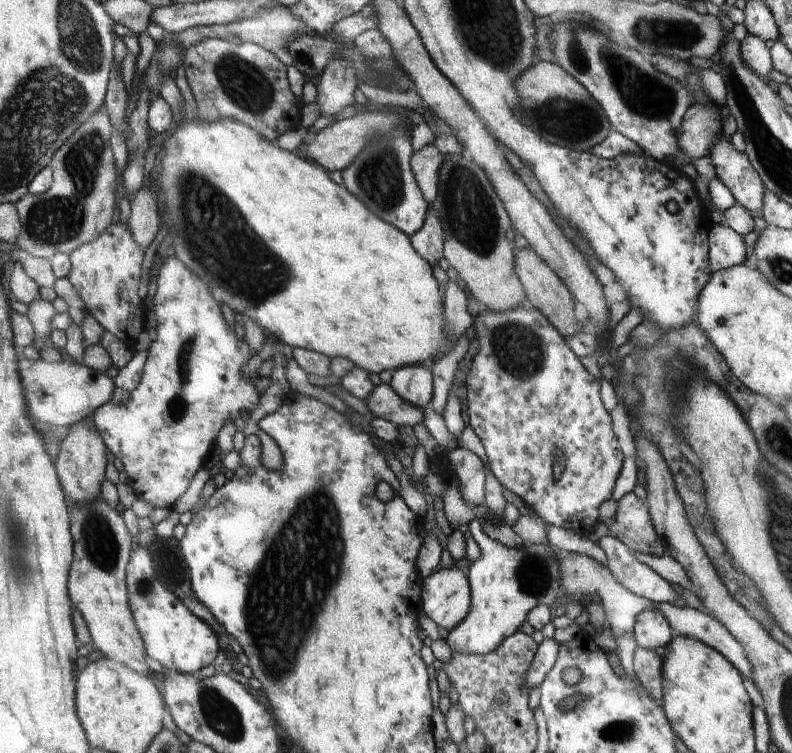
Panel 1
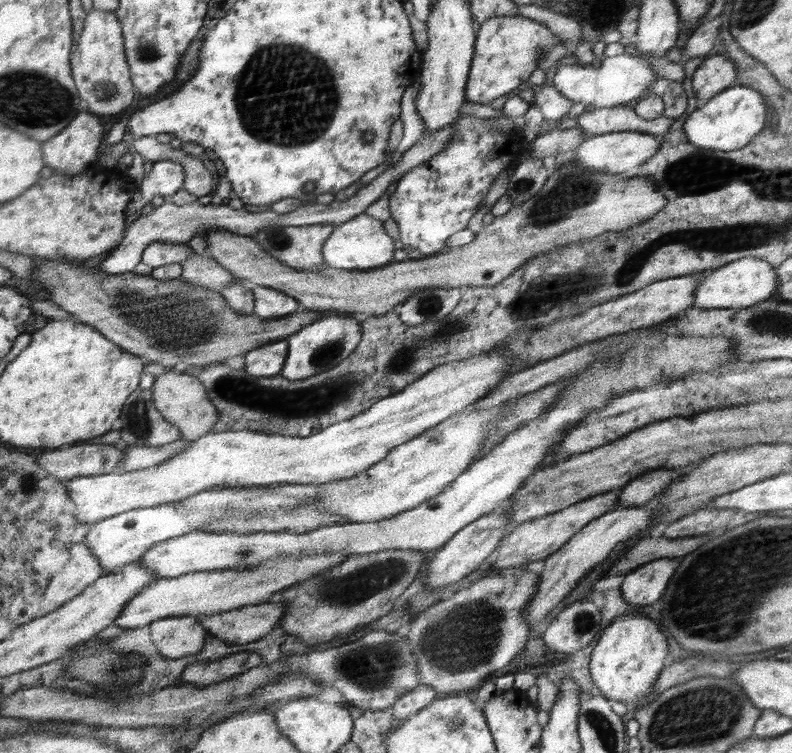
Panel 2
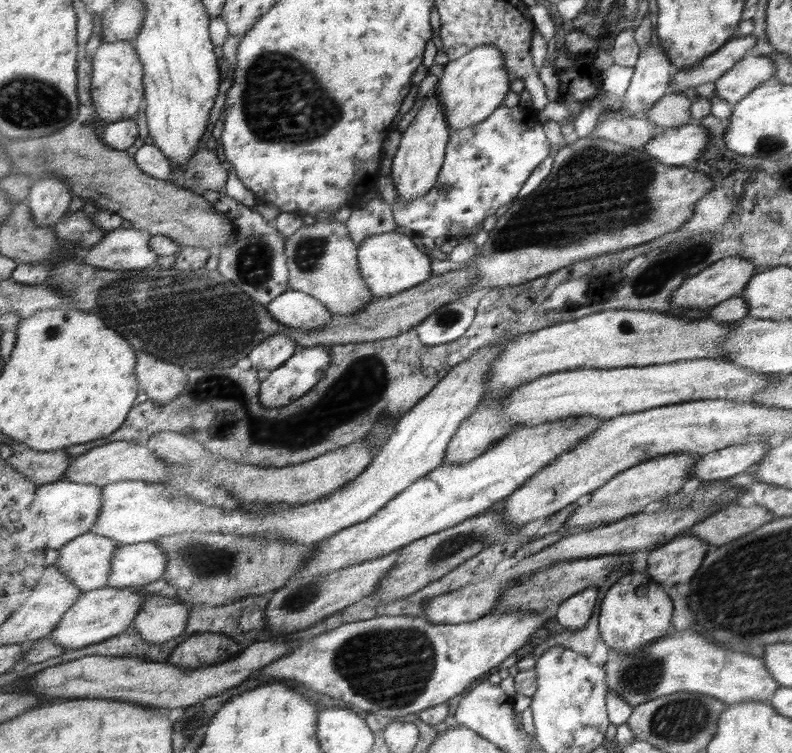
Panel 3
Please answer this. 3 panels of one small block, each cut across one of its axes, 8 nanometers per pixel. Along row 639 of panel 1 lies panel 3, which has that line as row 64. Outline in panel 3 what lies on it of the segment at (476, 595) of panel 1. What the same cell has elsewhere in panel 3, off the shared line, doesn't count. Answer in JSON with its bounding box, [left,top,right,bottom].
[436,45,513,131]

